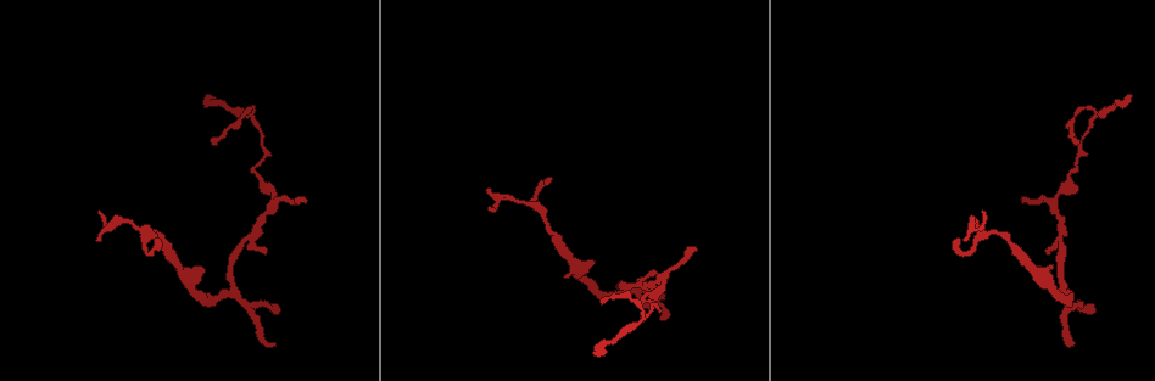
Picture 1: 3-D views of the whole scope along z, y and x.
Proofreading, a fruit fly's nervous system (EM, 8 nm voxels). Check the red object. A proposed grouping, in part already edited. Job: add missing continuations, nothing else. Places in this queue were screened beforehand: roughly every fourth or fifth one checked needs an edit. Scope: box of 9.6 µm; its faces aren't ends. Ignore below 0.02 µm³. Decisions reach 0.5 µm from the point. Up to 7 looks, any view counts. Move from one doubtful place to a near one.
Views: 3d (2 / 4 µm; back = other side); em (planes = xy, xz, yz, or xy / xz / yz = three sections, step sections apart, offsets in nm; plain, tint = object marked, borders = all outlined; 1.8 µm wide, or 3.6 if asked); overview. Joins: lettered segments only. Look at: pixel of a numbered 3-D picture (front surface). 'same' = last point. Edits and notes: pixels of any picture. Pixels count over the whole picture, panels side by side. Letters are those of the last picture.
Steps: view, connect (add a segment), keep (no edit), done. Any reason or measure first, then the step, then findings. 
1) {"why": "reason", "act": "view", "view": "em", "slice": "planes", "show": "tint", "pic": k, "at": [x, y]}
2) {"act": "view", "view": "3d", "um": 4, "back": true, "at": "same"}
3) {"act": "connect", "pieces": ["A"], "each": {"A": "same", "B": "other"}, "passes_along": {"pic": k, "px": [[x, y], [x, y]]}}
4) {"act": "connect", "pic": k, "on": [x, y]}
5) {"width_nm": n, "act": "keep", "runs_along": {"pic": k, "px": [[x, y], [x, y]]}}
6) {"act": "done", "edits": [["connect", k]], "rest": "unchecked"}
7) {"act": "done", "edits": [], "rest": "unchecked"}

{"why": "free end", "act": "view", "view": "em", "slice": "planes", "show": "borders", "pic": 1, "at": [596, 355]}

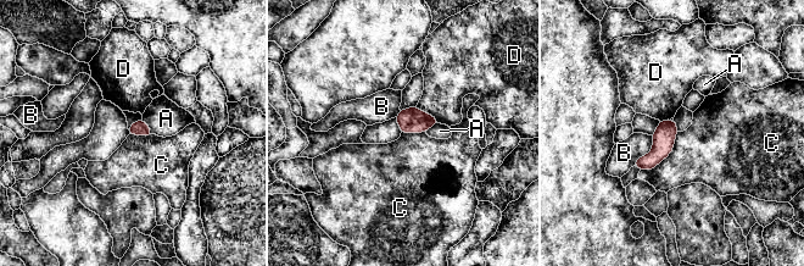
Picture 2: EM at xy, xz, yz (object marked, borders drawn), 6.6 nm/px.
{"act": "keep", "each": {"A": "other", "B": "other", "C": "other", "D": "other"}, "border": {"pic": 2, "px": [[679, 132], [674, 149], [640, 171]]}, "found": "none of them fits"}

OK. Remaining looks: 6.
{"why": "an open end", "act": "view", "view": "em", "slice": "xz", "step": 4, "show": "borders", "pic": 1, "at": [695, 249]}

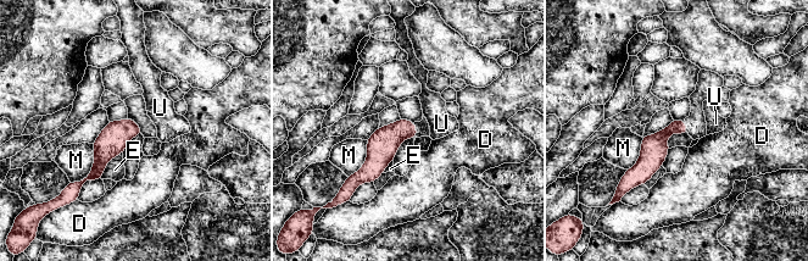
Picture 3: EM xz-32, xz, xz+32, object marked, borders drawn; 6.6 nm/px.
{"why": "cut it another way", "act": "view", "view": "em", "slice": "planes", "show": "borders", "at": "same"}

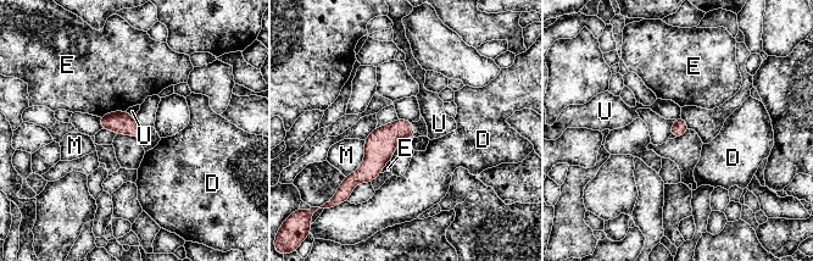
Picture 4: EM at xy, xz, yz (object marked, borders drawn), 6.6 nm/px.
{"width_nm": 100, "act": "keep", "each": {"D": "other", "E": "other", "M": "other", "U": "other"}, "found": "none of them fits"}

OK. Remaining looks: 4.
{"why": "abrupt turn", "act": "view", "view": "em", "slice": "planes", "show": "borders", "pic": 1, "at": [230, 292]}

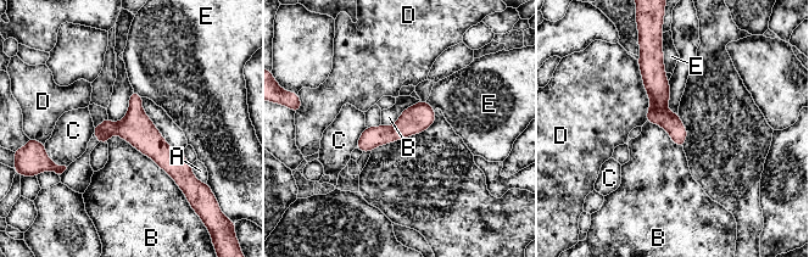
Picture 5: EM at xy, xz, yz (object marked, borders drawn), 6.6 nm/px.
{"width_nm": 150, "longest_contact_nm": ["B", 600], "act": "keep", "each": {"A": "other", "B": "other", "C": "other", "D": "other", "E": "other"}, "found": "none of them fits"}

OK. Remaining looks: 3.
{"act": "done", "edits": [], "rest": "unchecked"}

